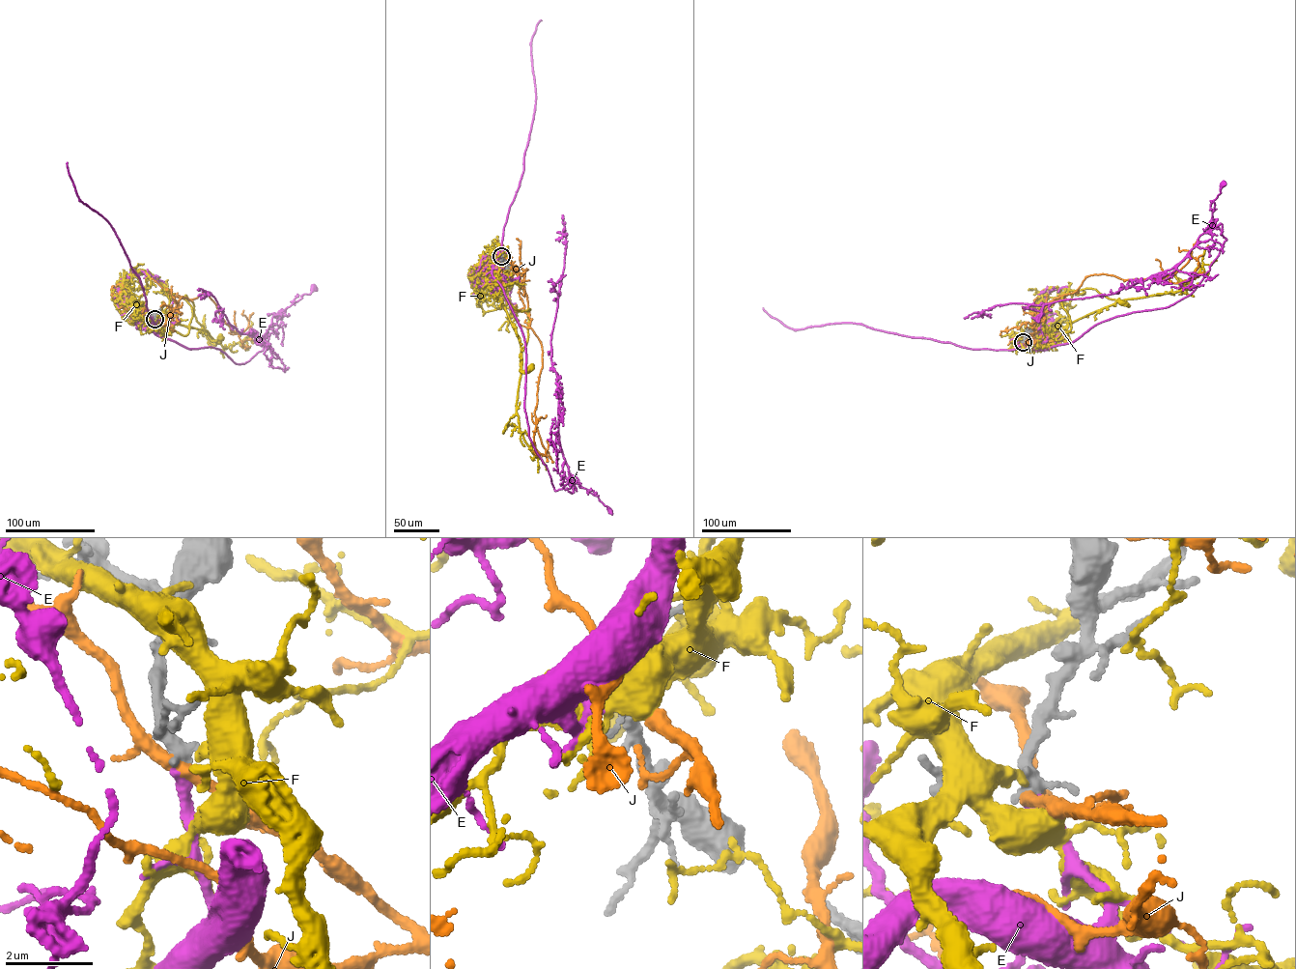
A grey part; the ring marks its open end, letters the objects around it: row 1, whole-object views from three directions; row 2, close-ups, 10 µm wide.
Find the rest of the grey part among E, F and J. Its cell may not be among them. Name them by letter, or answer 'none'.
E

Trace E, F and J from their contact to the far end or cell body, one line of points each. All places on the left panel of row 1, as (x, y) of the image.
E: (154, 319), (157, 335), (189, 349), (219, 350), (239, 364), (263, 350), (281, 315), (275, 315), (313, 288)
F: (154, 319), (146, 313), (160, 324), (175, 324), (205, 331), (202, 327), (211, 340), (220, 339)
J: (154, 319), (164, 325), (181, 298), (191, 300), (204, 294), (232, 331), (250, 327), (252, 337), (242, 342)

